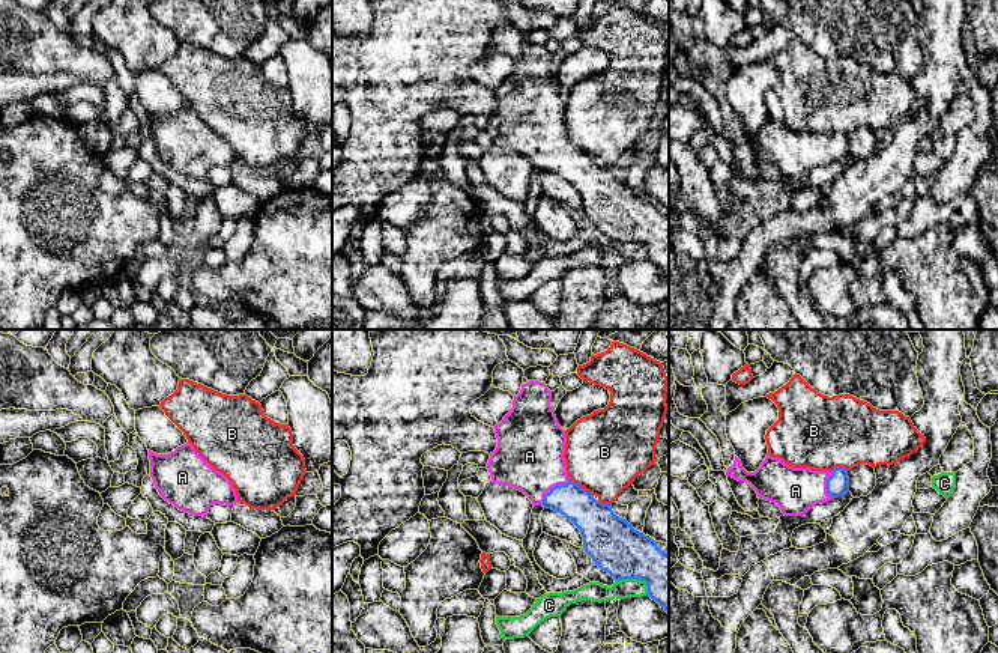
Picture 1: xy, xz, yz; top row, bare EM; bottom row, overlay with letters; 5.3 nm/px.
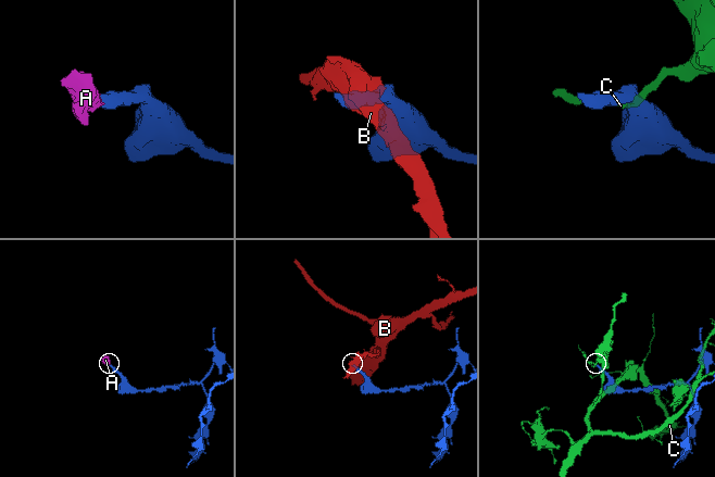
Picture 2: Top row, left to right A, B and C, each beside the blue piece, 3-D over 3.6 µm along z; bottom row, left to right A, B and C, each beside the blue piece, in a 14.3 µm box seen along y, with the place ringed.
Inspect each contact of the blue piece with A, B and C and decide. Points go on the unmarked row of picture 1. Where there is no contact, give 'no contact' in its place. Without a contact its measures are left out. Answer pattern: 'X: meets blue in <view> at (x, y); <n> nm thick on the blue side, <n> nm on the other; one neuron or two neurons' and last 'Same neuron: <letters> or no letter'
A: meets blue in xz at (552, 151); 180 nm thick on the blue side, 360 nm on the other; one neuron
B: meets blue in xz at (582, 151); 220 nm thick on the blue side, 440 nm on the other; two neurons
C: meets blue in xz at (636, 241); 280 nm thick on the blue side, 110 nm on the other; two neurons
Same neuron: A

